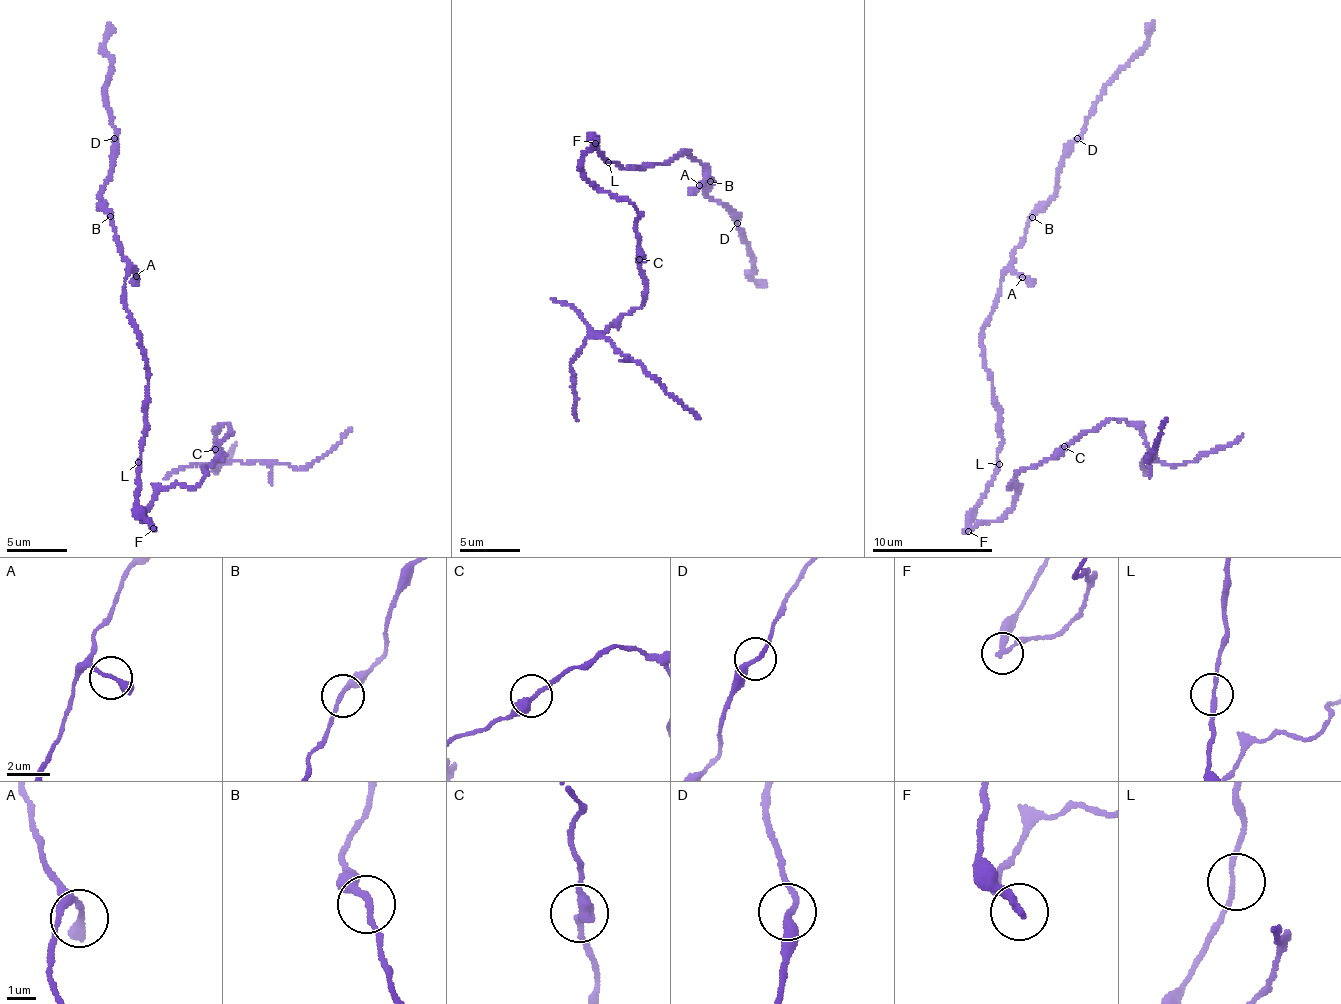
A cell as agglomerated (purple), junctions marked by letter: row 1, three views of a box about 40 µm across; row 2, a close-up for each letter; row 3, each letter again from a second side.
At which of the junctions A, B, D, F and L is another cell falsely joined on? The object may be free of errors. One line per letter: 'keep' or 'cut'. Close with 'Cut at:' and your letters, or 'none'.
A: keep
B: keep
D: keep
F: cut
L: keep
Cut at: F

